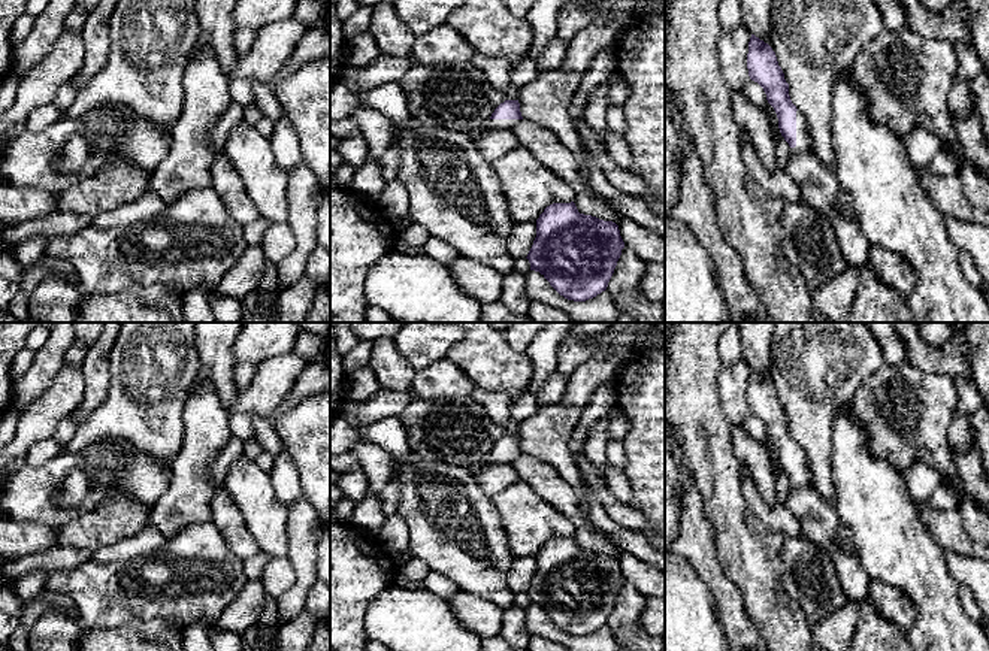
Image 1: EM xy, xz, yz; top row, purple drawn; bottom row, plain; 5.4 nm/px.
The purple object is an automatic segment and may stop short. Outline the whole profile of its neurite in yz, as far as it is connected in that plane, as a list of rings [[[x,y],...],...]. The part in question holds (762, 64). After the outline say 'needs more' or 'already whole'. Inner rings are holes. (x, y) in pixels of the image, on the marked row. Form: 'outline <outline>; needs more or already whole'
outline [[[754,34],[748,42],[747,69],[750,79],[763,88],[768,103],[774,108],[780,133],[792,148],[792,154],[802,154],[813,148],[807,121],[790,100],[789,84],[775,52]]]; needs more

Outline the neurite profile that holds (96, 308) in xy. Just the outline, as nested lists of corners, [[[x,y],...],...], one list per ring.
[[[130,285],[117,293],[82,296],[73,323],[185,323],[182,296],[161,285]]]

